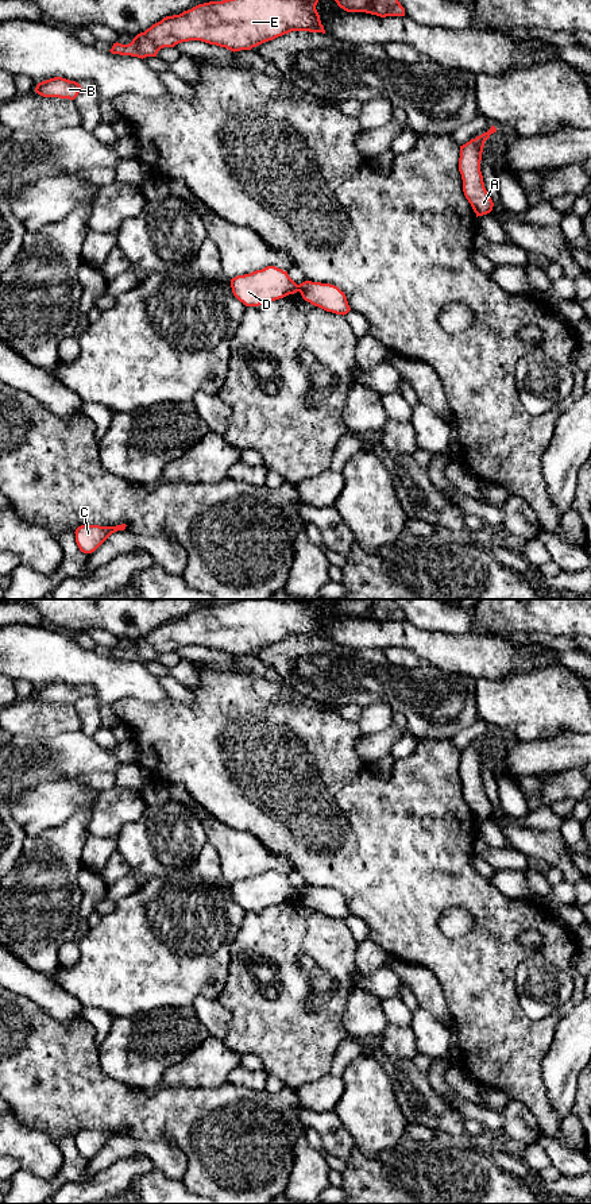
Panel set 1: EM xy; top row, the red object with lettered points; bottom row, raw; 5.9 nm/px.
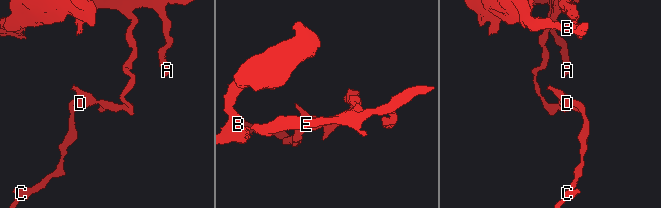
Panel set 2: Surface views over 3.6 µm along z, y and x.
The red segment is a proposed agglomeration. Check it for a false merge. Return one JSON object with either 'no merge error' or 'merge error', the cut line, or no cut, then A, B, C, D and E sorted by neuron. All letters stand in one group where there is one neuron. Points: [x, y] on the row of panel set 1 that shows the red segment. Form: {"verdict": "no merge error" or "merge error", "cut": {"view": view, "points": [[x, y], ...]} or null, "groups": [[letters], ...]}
{"verdict": "merge error", "cut": {"view": "xy", "points": [[297, 285], [298, 290]]}, "groups": [["A", "B", "E"], ["C", "D"]]}

